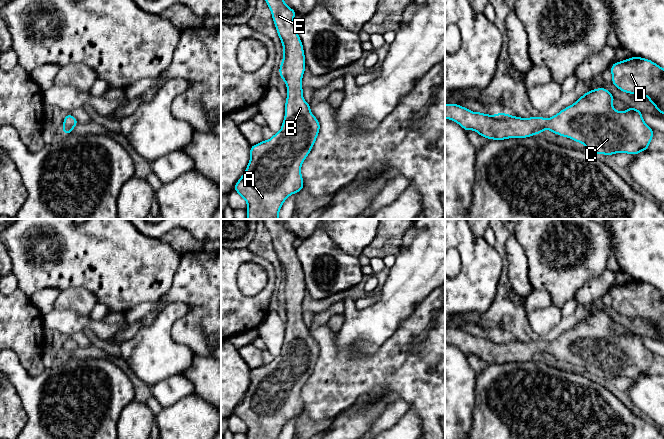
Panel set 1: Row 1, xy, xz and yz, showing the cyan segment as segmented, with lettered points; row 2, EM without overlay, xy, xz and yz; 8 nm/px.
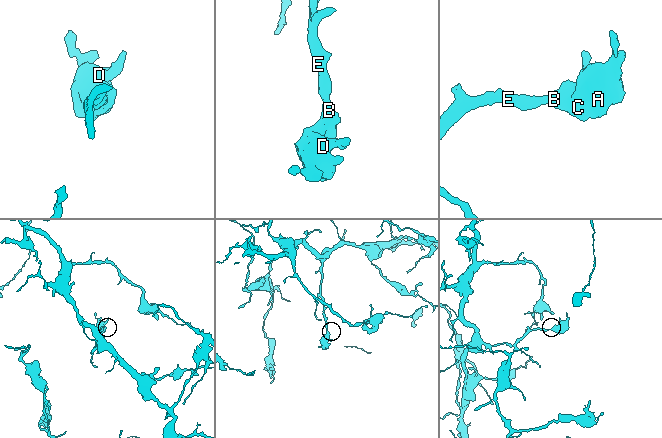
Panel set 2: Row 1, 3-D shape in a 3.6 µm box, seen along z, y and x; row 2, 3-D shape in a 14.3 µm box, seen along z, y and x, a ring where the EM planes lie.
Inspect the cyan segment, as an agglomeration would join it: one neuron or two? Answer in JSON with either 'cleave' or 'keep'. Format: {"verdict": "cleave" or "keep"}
{"verdict": "keep"}

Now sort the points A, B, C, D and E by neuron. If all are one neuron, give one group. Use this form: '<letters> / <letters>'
A B C D E

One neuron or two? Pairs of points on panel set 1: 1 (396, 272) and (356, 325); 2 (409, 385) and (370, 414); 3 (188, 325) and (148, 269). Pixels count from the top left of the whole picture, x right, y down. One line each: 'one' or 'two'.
1: one
2: two
3: two

